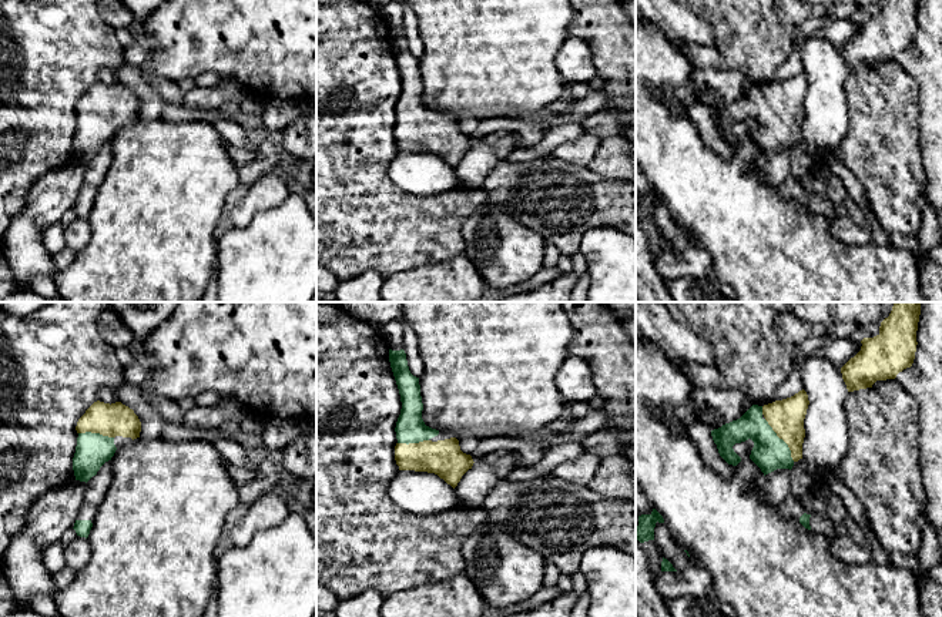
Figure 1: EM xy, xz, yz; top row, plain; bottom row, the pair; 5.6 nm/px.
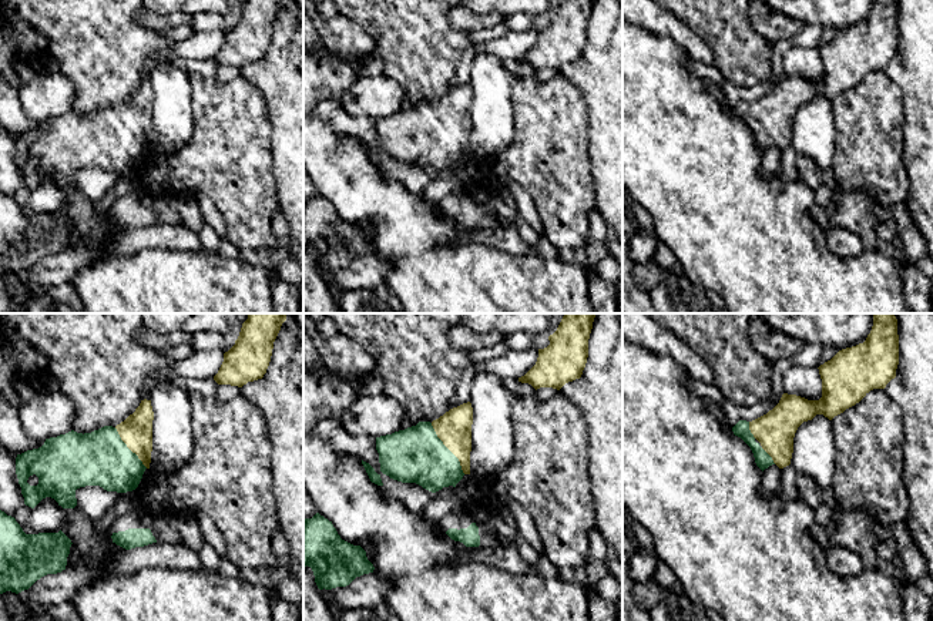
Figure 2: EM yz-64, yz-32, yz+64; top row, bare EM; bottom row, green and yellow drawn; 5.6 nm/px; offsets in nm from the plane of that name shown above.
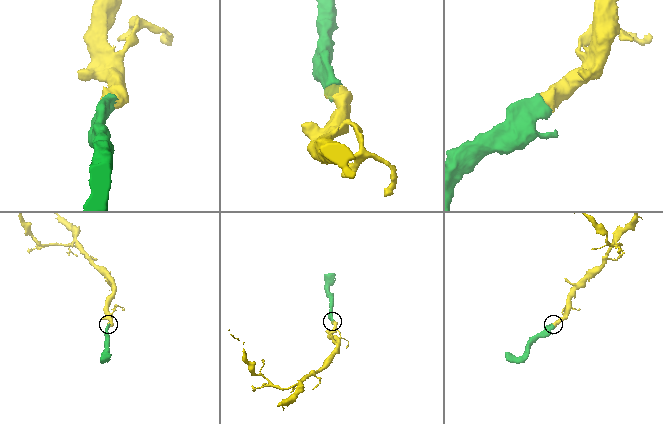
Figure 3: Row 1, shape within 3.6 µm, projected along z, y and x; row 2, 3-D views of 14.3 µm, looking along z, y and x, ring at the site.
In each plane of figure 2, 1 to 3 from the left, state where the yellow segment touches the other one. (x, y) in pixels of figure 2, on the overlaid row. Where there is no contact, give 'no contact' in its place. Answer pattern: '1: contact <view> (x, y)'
1: contact yz-64 (127, 447)
2: contact yz-32 (447, 449)
3: contact yz+64 (749, 430)

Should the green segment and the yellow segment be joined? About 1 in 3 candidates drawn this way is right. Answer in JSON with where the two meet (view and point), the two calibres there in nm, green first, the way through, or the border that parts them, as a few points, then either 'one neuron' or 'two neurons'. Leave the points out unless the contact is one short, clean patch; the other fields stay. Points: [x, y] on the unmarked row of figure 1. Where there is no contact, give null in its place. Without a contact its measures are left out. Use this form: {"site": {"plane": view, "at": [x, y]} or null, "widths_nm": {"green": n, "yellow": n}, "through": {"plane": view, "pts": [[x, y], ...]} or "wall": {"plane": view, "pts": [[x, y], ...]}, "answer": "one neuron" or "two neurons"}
{"site": {"plane": "yz", "at": [783, 121]}, "widths_nm": {"green": 200, "yellow": 200}, "through": {"plane": "yz", "pts": [[770, 133], [783, 121], [785, 97]]}, "answer": "one neuron"}

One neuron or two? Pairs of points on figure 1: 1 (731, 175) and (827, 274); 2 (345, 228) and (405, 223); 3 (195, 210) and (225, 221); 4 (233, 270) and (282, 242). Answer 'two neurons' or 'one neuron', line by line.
1: one neuron
2: one neuron
3: two neurons
4: one neuron

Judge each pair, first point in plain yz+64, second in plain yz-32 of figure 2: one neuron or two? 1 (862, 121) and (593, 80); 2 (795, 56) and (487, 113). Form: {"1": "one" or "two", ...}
{"1": "two", "2": "one"}

